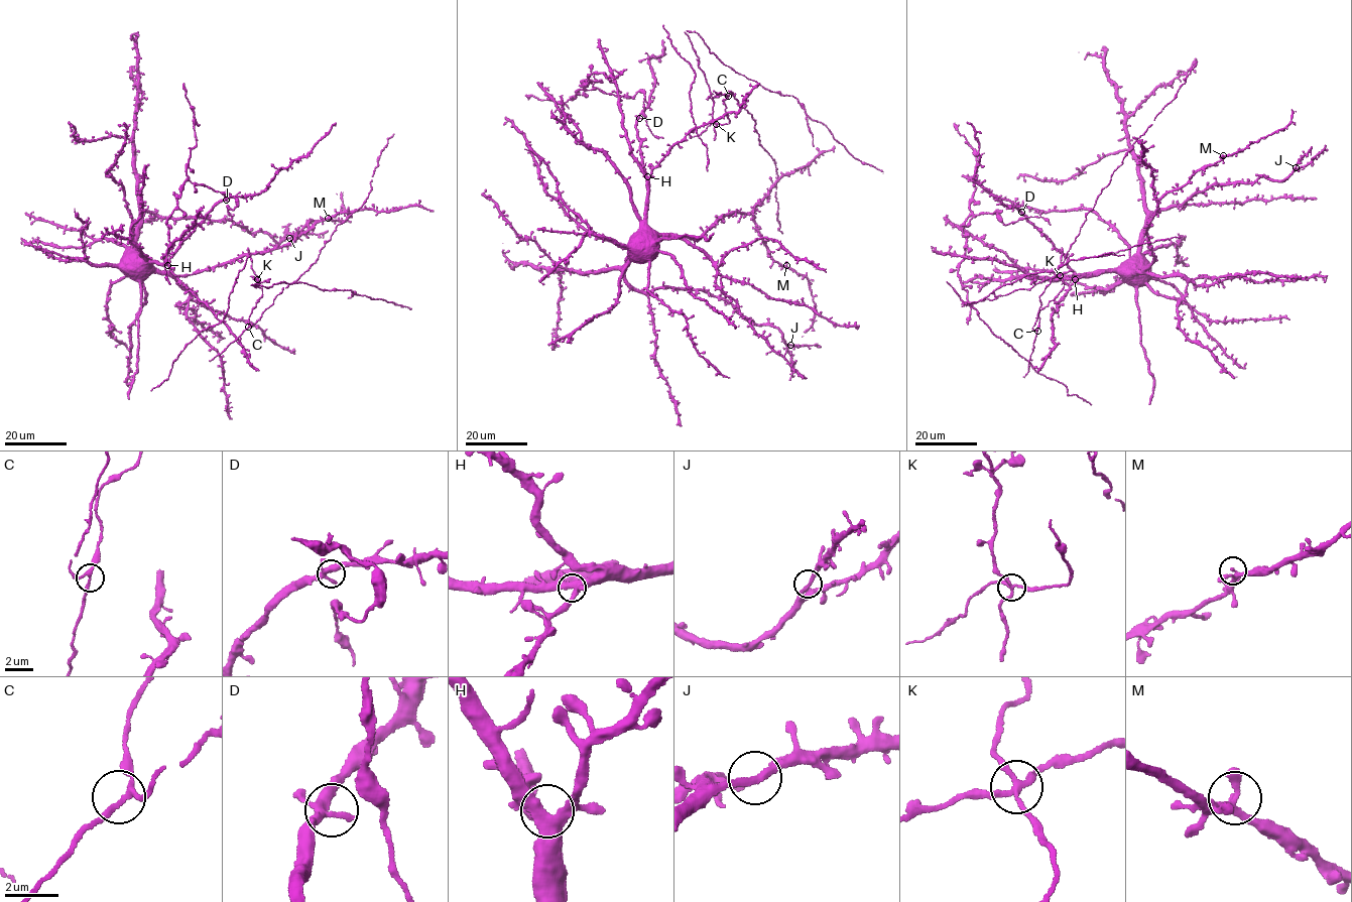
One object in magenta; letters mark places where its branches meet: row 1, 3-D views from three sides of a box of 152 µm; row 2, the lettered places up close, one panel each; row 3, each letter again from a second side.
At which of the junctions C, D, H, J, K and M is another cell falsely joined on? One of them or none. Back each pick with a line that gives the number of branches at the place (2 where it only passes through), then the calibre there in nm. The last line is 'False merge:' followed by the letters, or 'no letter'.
K: 4 branches meet; 200 nm thick
False merge: K

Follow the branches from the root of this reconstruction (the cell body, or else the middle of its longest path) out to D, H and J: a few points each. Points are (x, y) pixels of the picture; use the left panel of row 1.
D: (147, 268), (151, 262), (170, 261), (211, 209), (226, 200)
H: (147, 268), (151, 262), (158, 260), (164, 264), (168, 262), (167, 265)
J: (147, 268), (149, 260), (136, 245), (142, 211), (234, 222), (251, 232), (268, 232), (278, 245), (289, 238)

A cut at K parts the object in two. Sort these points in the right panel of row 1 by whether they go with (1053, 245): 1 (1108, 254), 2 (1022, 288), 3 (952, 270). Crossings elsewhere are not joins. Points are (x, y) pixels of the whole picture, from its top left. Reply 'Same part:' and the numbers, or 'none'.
Same part: none

